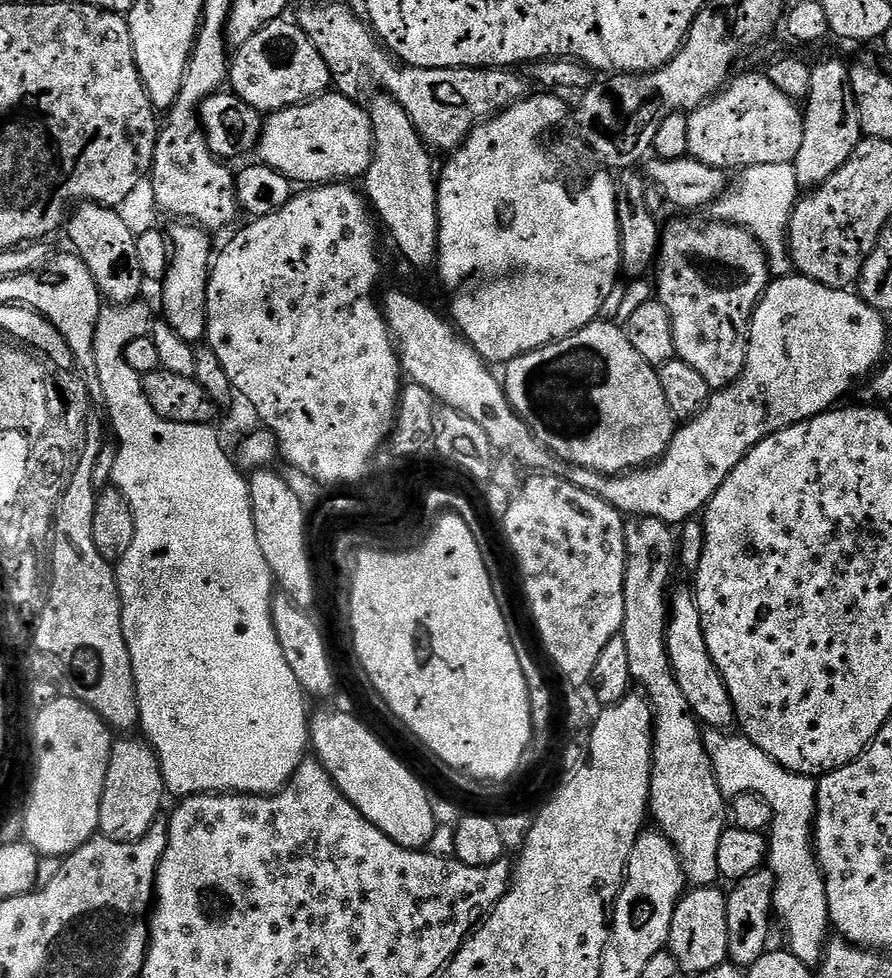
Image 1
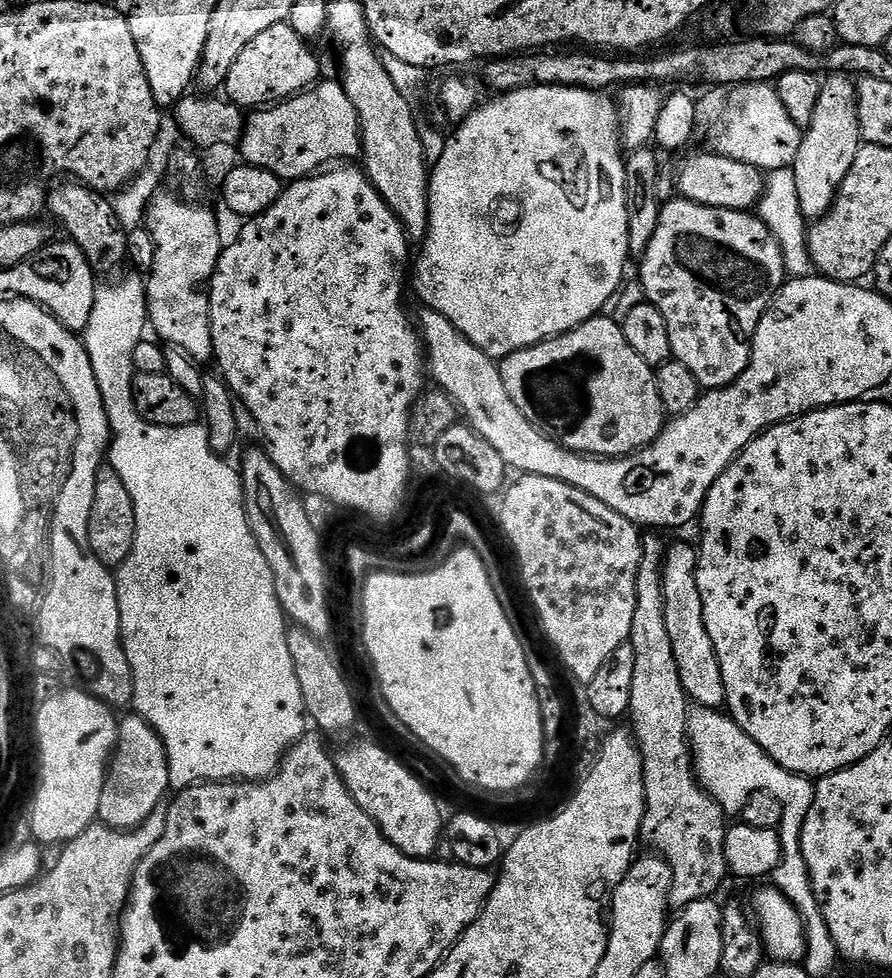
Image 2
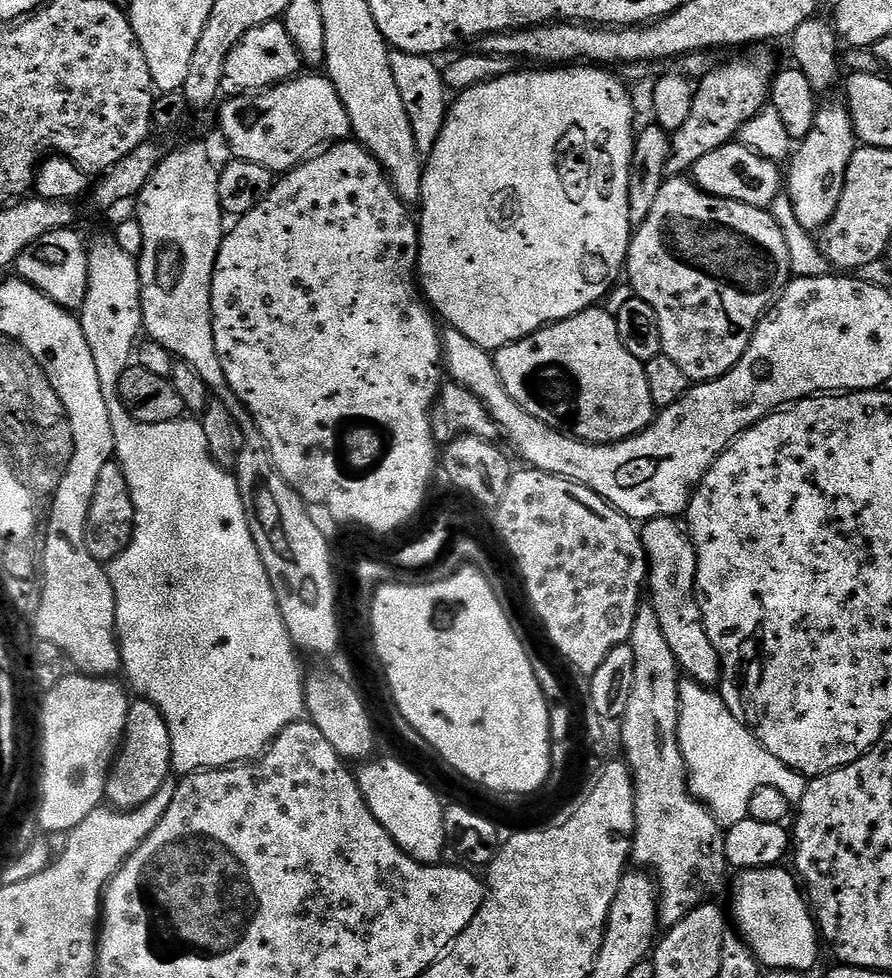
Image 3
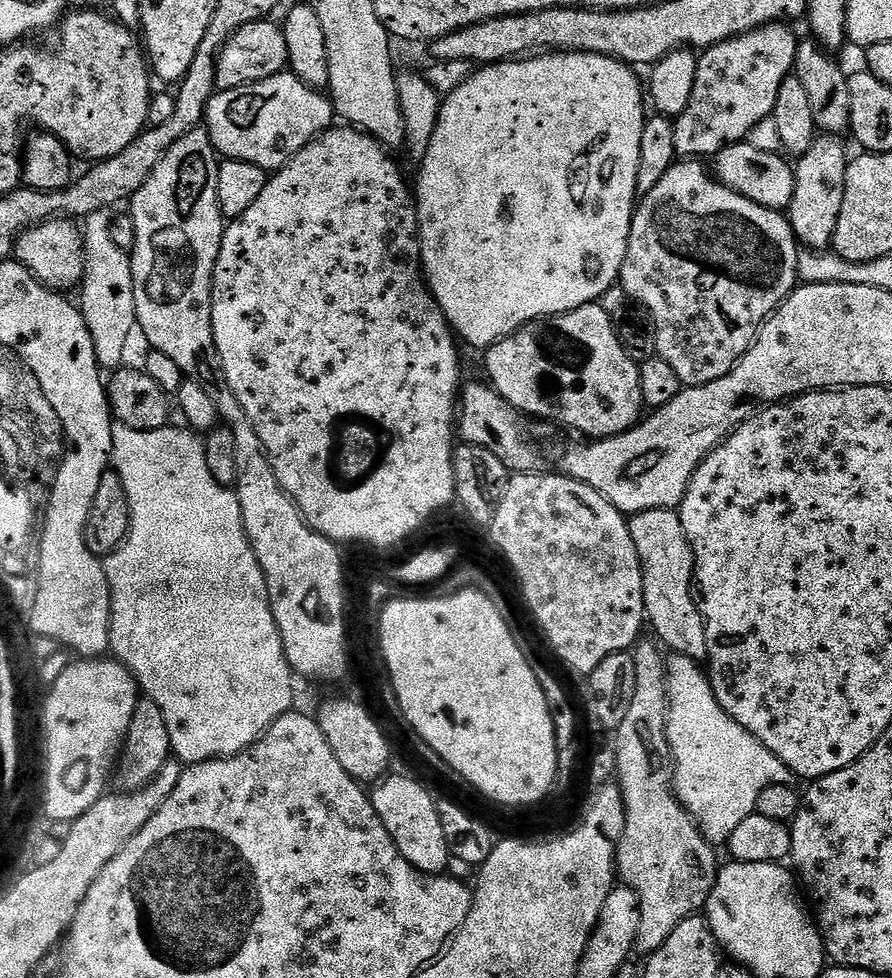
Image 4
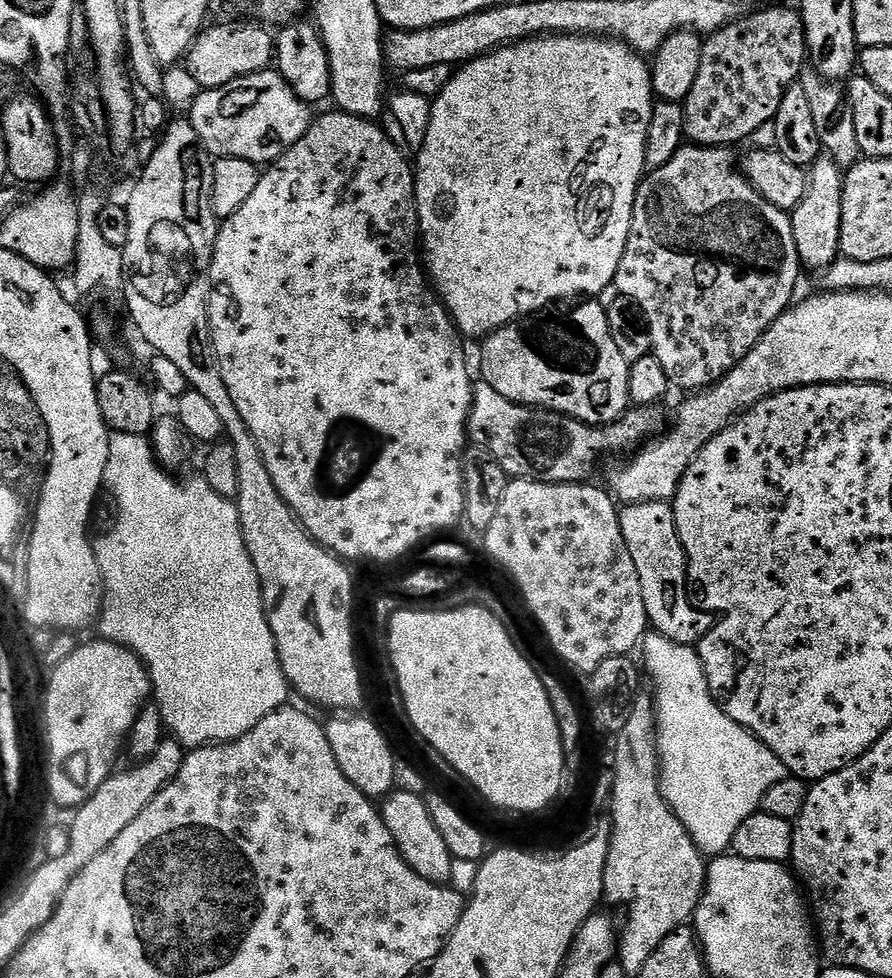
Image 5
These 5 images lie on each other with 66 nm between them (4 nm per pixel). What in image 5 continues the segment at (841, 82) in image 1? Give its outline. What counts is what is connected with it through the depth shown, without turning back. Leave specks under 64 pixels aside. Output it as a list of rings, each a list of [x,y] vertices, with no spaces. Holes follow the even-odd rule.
[[[820,162],[811,169],[808,182],[808,193],[802,202],[791,209],[794,246],[798,246],[798,258],[805,269],[819,270],[830,266],[840,256],[840,239],[842,238],[842,190],[844,177],[841,169],[831,162]]]

